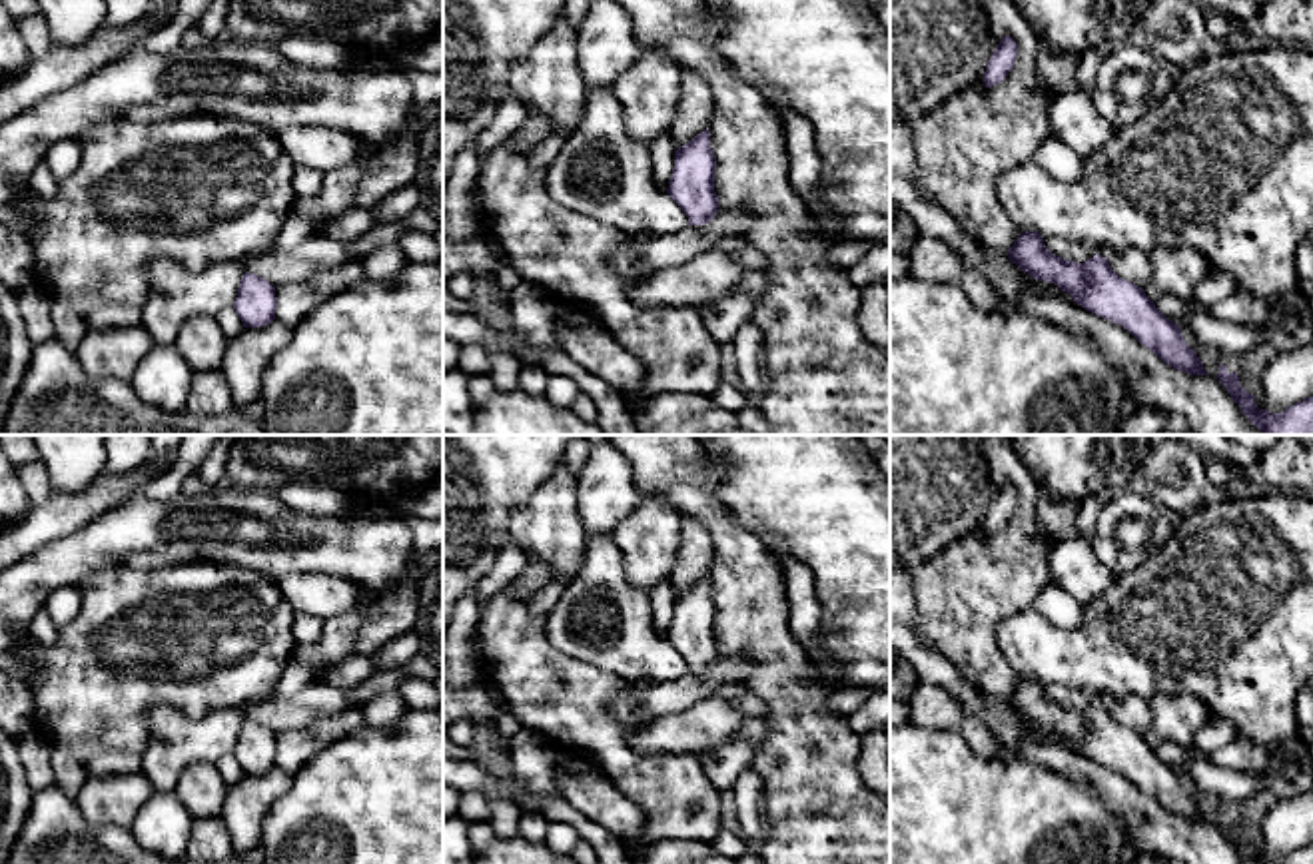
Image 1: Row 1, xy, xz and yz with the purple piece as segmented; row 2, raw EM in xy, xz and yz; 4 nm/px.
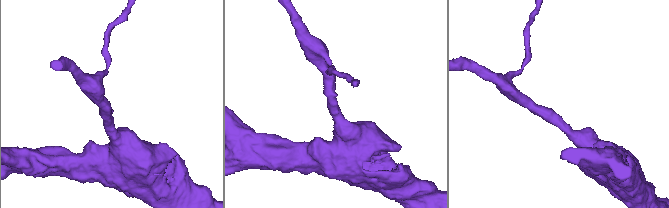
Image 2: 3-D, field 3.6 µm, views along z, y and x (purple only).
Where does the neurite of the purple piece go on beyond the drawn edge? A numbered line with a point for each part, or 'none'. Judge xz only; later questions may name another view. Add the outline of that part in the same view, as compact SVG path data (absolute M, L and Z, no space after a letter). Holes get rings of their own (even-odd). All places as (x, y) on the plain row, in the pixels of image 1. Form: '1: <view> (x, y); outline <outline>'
none

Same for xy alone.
none

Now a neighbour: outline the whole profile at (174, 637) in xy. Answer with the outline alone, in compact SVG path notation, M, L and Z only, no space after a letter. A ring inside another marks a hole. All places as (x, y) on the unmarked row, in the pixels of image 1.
M198 561L152 571L108 567L82 583L78 615L54 645L16 635L10 652L32 664L36 730L80 762L106 750L142 754L148 710L172 704L192 718L271 696L293 656L297 613L275 579L251 569Z

